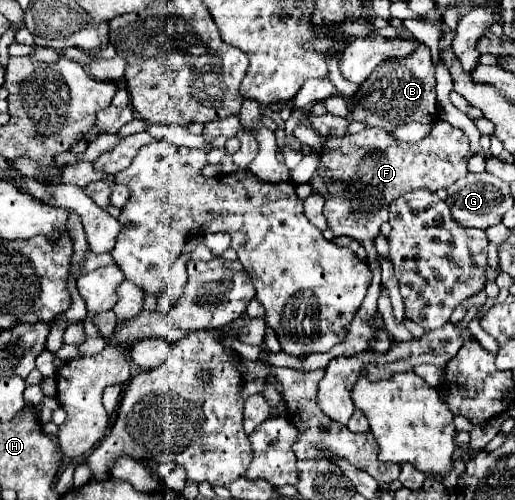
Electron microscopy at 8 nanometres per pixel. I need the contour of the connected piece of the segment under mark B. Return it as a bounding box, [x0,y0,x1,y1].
[357,45,437,131]

